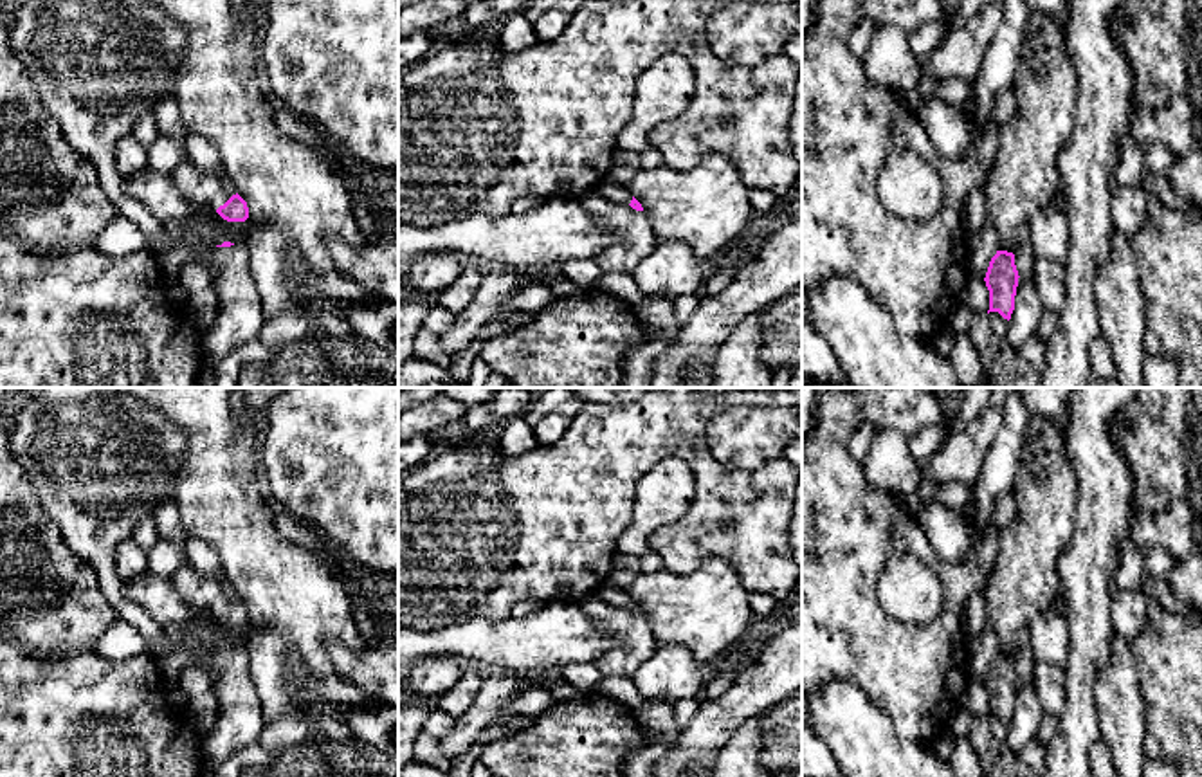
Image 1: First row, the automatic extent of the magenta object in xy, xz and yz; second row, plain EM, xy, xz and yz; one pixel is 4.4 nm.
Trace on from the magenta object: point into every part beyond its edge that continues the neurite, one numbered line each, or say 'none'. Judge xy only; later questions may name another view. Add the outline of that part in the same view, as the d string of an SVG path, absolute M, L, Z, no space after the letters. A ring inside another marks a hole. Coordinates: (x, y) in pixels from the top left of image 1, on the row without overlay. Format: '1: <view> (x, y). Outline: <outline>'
1: xy (204, 592). Outline: M184 561L169 577L178 597L198 609L218 613L232 599L220 586L218 573L204 575L189 561Z

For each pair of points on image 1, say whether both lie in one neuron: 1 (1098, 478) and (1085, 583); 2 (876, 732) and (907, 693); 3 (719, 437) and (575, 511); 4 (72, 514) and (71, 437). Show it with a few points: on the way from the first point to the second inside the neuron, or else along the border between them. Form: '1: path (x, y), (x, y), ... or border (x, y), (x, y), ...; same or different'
1: path (1098, 503), (1098, 539), (1092, 557); same
2: border (860, 687), (889, 718), (900, 738), (923, 743); different
3: border (727, 406), (710, 419), (707, 444), (741, 469); different
4: path (71, 494), (71, 457); same

